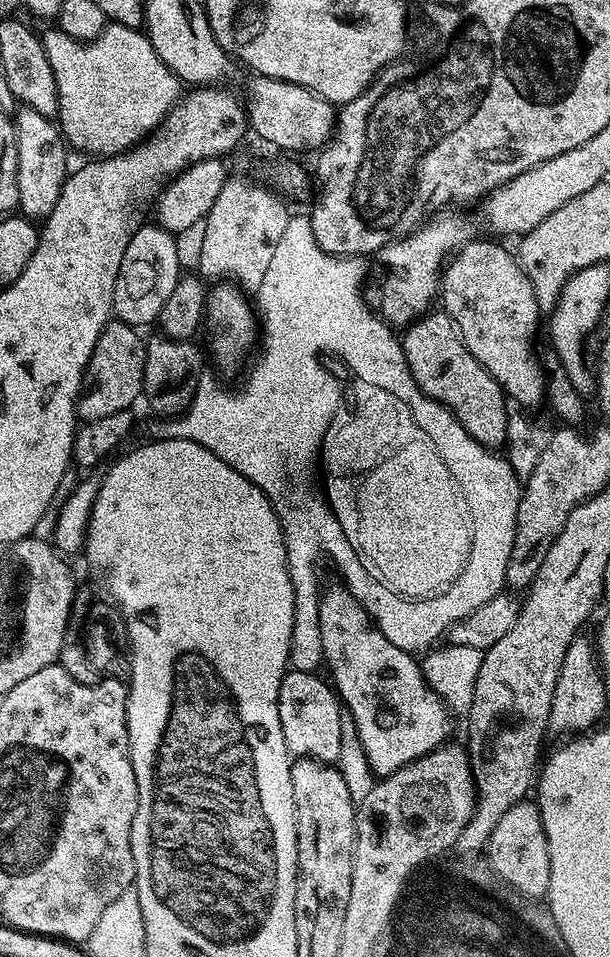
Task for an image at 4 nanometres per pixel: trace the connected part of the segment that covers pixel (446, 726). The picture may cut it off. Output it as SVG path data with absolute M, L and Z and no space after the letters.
M335 583L323 589L318 610L324 651L323 663L326 668L328 664L329 670L332 671L331 683L350 721L356 727L356 738L360 740L369 766L377 777L383 778L441 747L451 737L448 735L452 732L453 717L444 699L426 682L424 669L418 663L417 657L394 646L394 642L390 642L390 638L386 638L386 634L378 630L362 602L352 596L351 590L343 583Z

